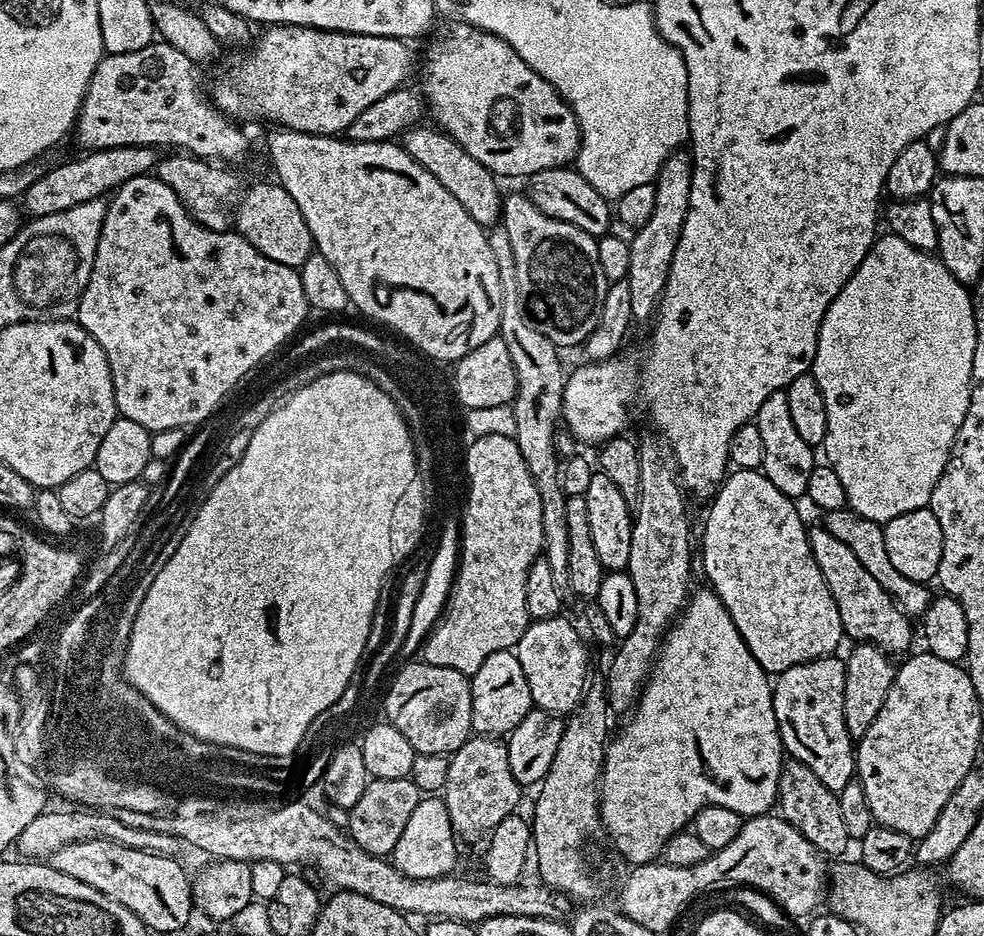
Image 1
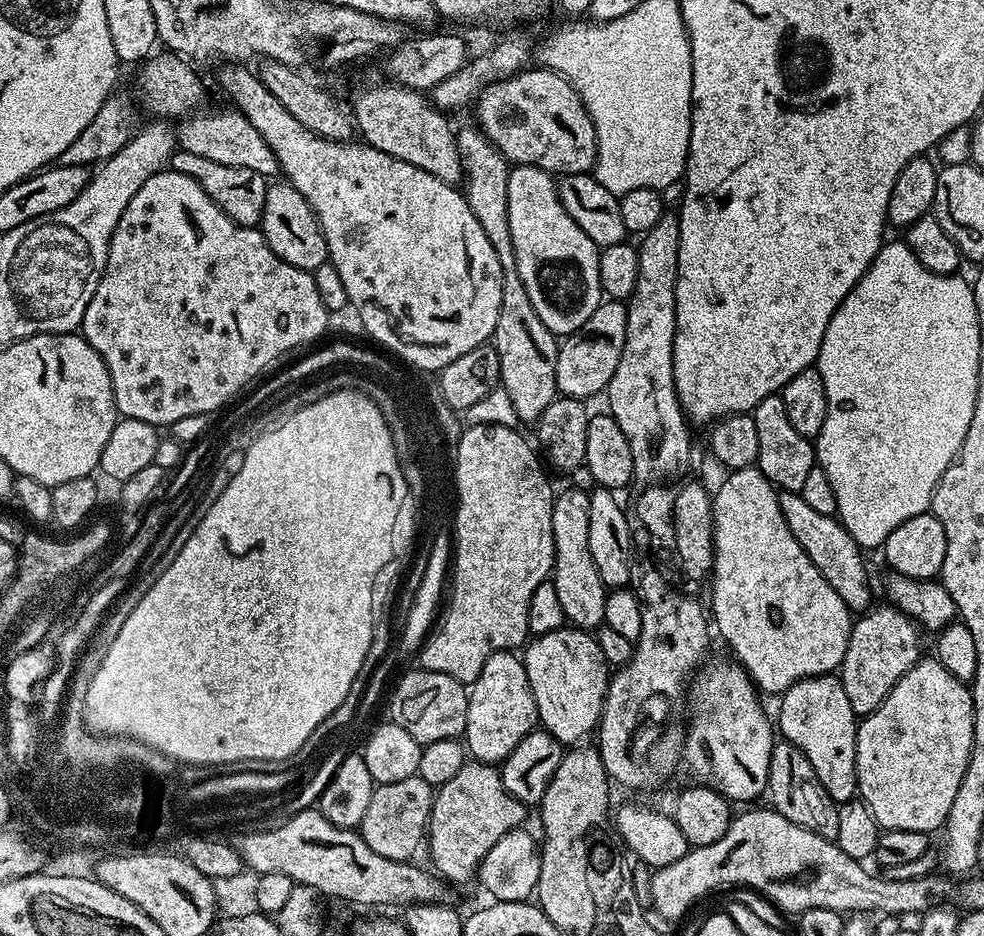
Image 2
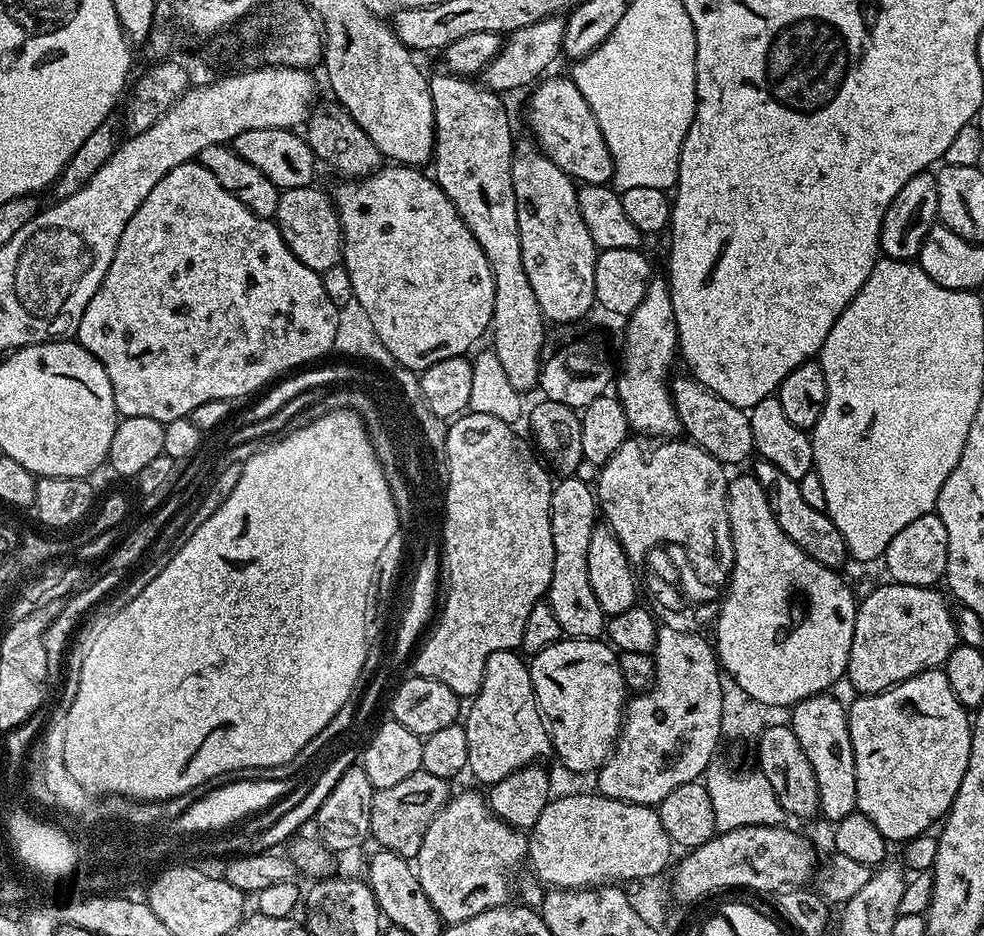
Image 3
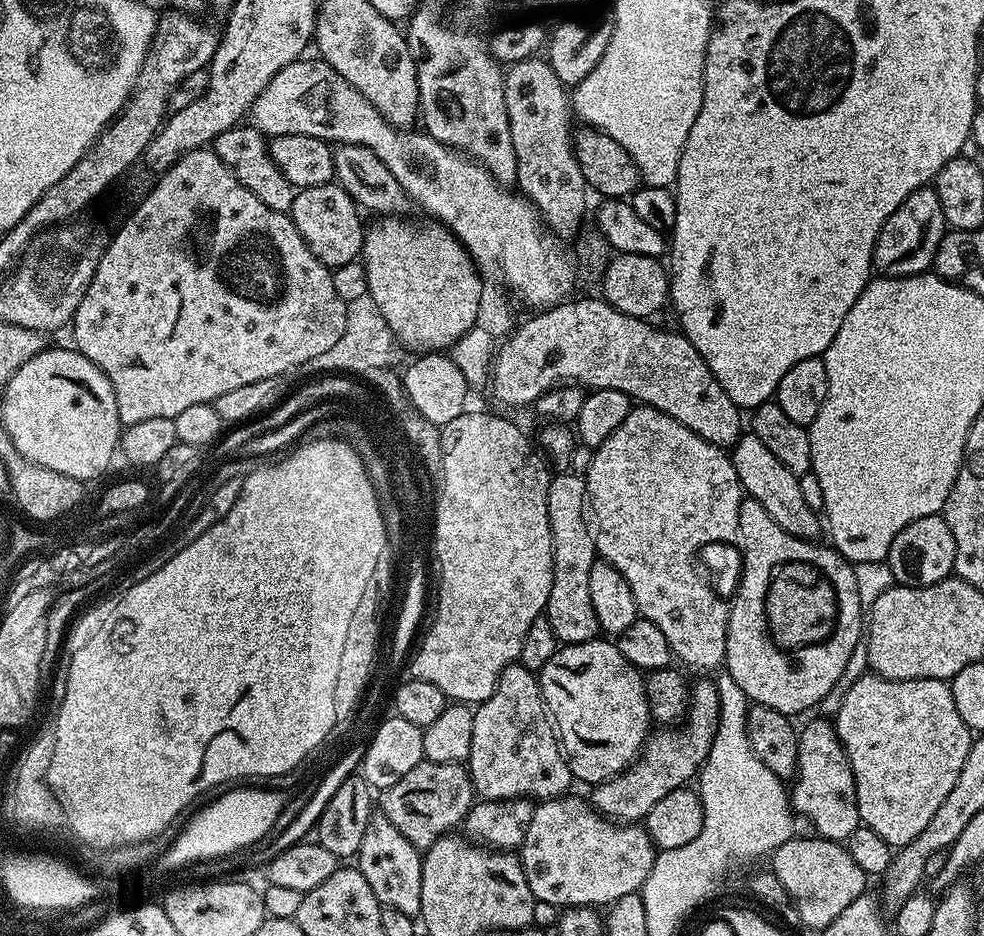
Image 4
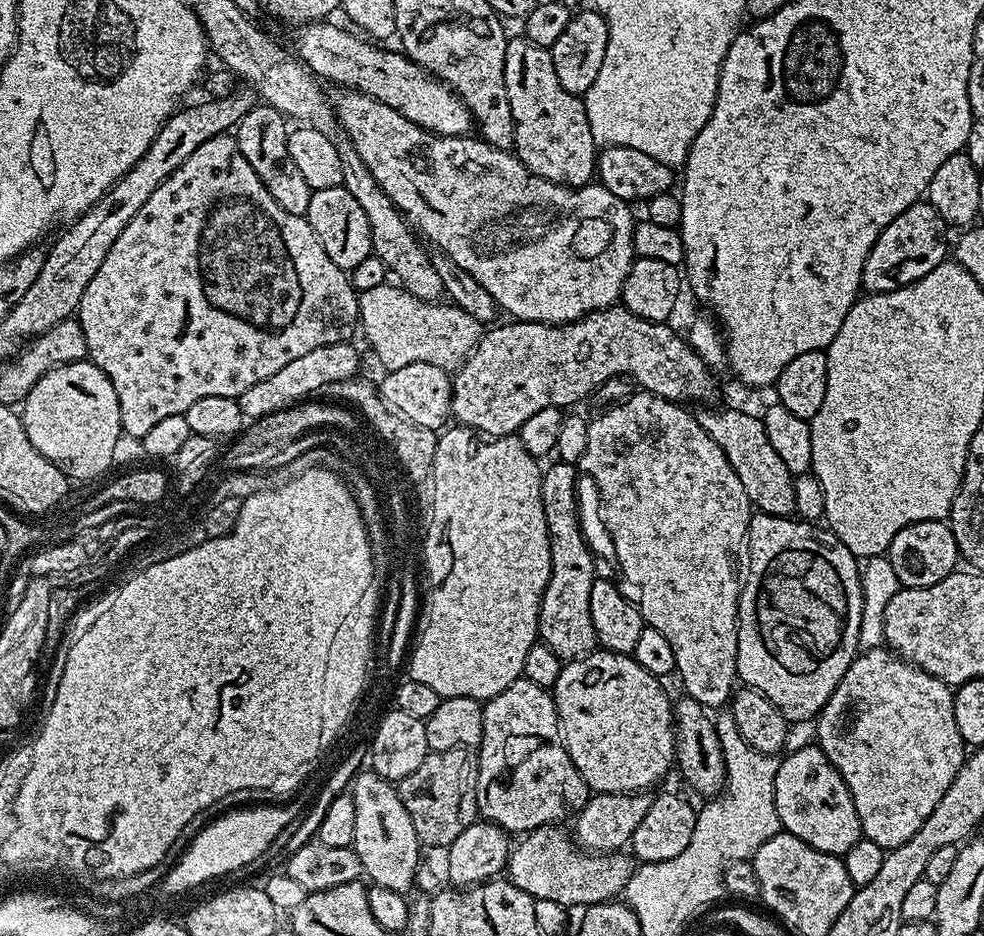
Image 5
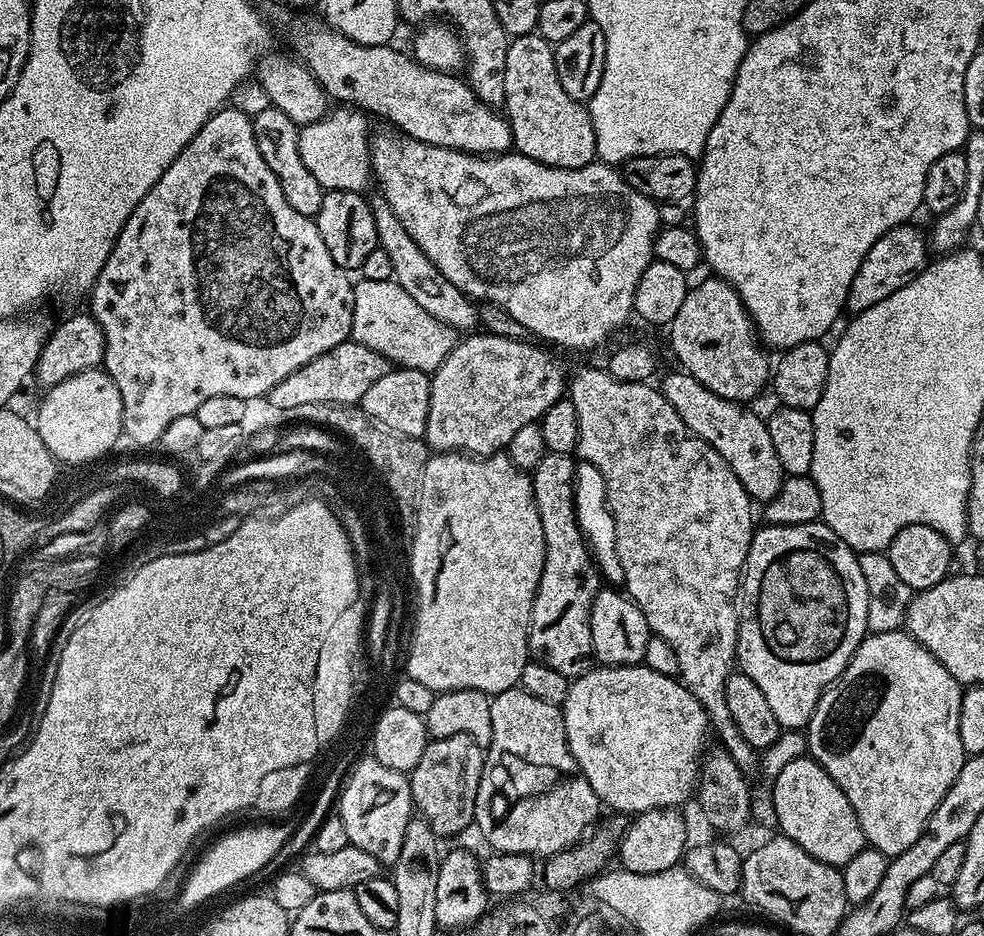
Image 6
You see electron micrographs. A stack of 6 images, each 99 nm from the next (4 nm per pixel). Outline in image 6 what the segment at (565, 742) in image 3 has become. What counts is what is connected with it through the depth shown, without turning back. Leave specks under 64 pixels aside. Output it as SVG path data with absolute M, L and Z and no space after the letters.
M643 663L592 666L589 672L583 672L569 683L562 711L570 750L601 805L609 804L616 814L684 806L688 795L697 791L700 751L704 739L710 736L707 710L677 677L658 674L658 670L650 670Z

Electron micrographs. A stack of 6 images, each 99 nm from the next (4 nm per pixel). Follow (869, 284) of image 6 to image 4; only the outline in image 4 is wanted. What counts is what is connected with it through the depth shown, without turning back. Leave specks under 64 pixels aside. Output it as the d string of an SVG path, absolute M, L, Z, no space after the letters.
M925 186L914 190L890 218L882 226L882 230L876 239L874 254L872 255L872 267L880 276L919 276L927 273L934 262L934 254L938 254L938 242L942 242L946 225L942 214L942 202L938 198L935 187Z

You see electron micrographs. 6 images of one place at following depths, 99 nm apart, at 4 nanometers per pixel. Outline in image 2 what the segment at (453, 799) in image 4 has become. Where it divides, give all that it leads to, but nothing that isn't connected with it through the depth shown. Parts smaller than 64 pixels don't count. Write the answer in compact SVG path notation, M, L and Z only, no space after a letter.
M421 776L402 778L402 782L376 784L366 805L366 815L359 826L360 837L382 858L402 860L413 859L416 851L421 851L428 831L428 819L432 816L433 785L428 784Z

